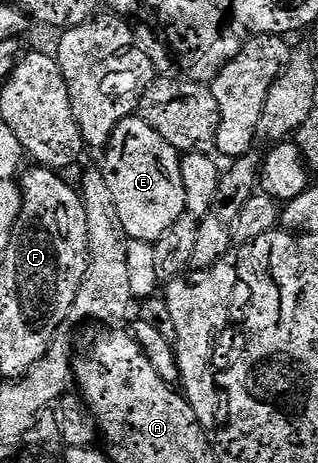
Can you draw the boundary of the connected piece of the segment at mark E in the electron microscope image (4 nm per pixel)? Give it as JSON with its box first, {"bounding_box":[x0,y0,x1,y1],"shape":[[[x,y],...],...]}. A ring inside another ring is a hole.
{"bounding_box":[103,115,187,243],"shape":[[[139,115],[123,119],[104,150],[103,172],[115,203],[121,229],[133,241],[156,243],[179,218],[187,213],[181,157]]]}

